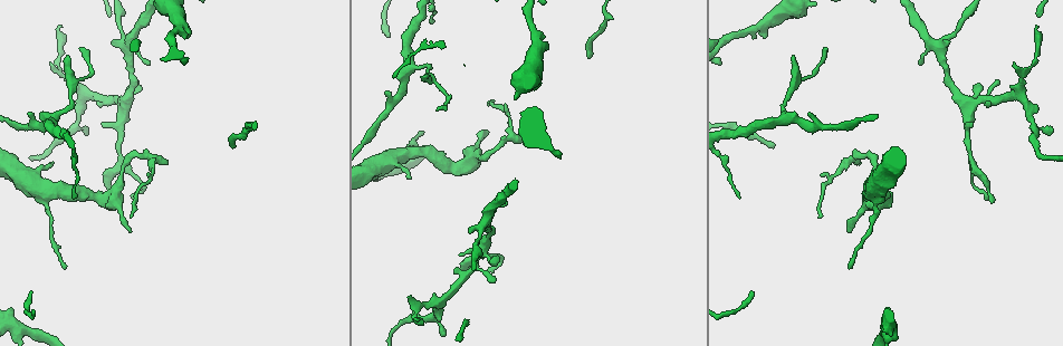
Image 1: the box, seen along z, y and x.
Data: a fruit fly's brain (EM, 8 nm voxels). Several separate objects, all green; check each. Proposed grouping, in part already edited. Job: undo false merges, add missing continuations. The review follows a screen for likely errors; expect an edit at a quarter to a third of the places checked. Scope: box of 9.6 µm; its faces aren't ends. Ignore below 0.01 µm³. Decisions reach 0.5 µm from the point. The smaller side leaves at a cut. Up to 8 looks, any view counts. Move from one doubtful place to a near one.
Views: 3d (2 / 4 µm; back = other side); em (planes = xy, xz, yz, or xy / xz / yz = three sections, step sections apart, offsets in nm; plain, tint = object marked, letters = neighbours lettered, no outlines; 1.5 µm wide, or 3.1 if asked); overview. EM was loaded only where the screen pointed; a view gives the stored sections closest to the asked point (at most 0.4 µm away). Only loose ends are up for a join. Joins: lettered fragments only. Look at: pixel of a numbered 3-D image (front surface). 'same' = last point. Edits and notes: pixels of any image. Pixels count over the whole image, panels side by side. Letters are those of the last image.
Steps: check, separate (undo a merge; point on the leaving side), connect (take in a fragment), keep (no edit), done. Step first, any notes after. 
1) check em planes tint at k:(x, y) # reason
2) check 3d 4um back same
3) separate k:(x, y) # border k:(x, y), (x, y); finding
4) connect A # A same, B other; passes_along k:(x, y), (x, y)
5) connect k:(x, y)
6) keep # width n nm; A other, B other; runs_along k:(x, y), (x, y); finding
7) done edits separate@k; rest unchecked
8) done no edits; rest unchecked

check em planes letters at 1:(1013, 64) # tapers out

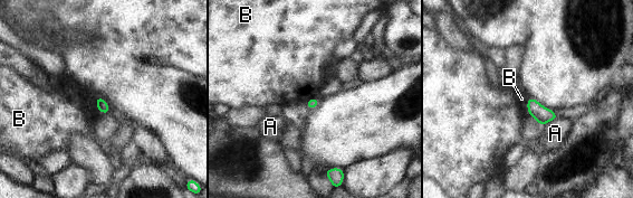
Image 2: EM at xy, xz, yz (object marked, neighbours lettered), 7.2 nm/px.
keep # longest_contact A 140 nm; A other, B other; border 2:(98, 95), (95, 106); no lettered fragment goes on from it

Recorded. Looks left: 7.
check em xz step 4 tint at 1:(121, 161) # a fork

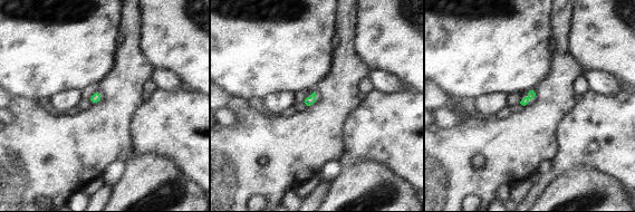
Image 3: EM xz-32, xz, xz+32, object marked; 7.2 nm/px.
check em planes letters same # cut it another way

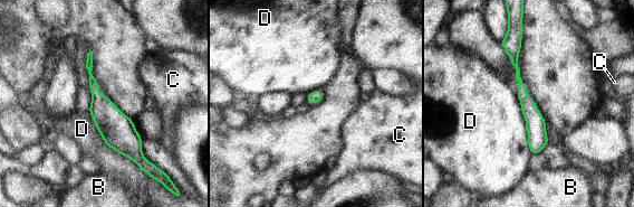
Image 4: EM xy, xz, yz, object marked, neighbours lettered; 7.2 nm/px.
keep # B other, C other, D other; border 4:(88, 111), (103, 141), (151, 176); one cell here

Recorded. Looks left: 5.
check 3d 2um back at 1:(231, 145) # tapers out

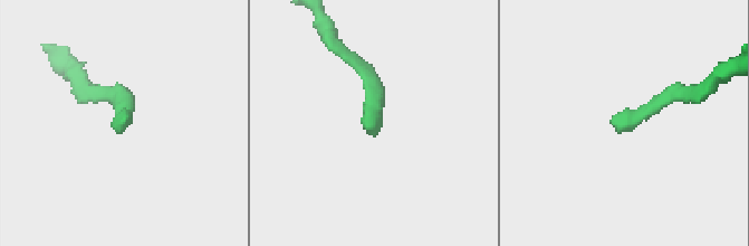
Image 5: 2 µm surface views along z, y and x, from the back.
check em planes letters at 5:(368, 133) # shape alone is not enough

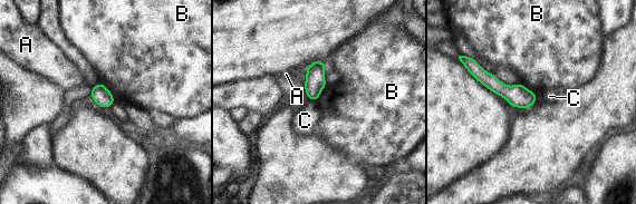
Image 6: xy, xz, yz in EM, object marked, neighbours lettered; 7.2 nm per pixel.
keep # A other, B other, C other; runs_along 6:(475, 66), (500, 89), (533, 98); no lettered fragment goes on from it

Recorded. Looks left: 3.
done no edits; rest unchecked

